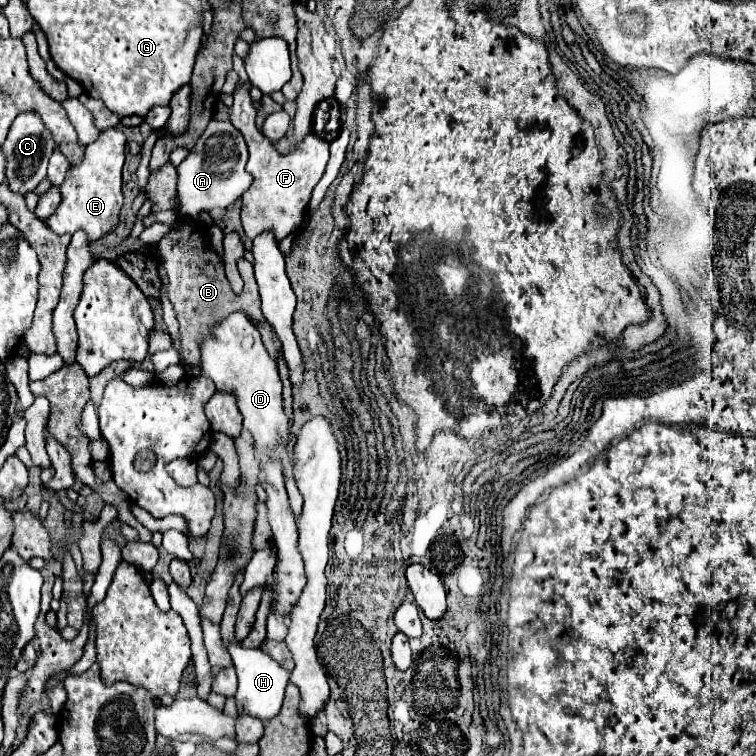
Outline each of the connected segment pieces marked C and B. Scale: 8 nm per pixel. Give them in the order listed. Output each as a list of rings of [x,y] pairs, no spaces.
[[[21,113],[19,117],[15,117],[9,135],[5,139],[5,143],[1,145],[5,157],[7,157],[7,167],[11,167],[11,187],[19,187],[23,189],[23,195],[27,191],[33,191],[41,179],[45,179],[47,173],[47,163],[49,157],[53,155],[57,143],[51,135],[51,131],[43,125],[39,113]]]
[[[181,221],[179,227],[173,227],[171,233],[167,233],[161,241],[159,241],[159,255],[165,267],[165,273],[169,277],[169,285],[167,285],[167,293],[169,293],[169,301],[175,307],[175,315],[179,321],[179,331],[181,331],[181,349],[183,349],[183,357],[187,359],[187,363],[191,365],[201,365],[201,343],[205,341],[205,337],[211,335],[211,329],[223,321],[223,317],[229,317],[235,311],[243,311],[251,323],[257,327],[257,331],[261,333],[263,345],[269,353],[269,357],[273,361],[277,361],[279,353],[281,353],[281,341],[275,333],[275,329],[271,327],[271,323],[267,323],[267,319],[261,313],[261,305],[259,305],[259,293],[257,293],[257,285],[255,285],[255,277],[253,277],[253,265],[247,259],[237,261],[239,267],[239,275],[245,281],[245,287],[241,293],[235,293],[225,277],[225,265],[221,257],[199,257],[199,251],[207,251],[209,249],[209,241],[205,233],[195,233],[195,223],[193,221]]]

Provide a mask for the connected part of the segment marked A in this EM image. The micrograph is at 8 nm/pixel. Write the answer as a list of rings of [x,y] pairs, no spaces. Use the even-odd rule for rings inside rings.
[[[211,119],[205,133],[197,141],[195,149],[183,159],[177,167],[179,181],[177,193],[181,199],[181,215],[187,219],[195,219],[201,211],[225,209],[235,203],[251,185],[251,175],[245,171],[247,163],[247,145],[243,135],[227,121]]]

